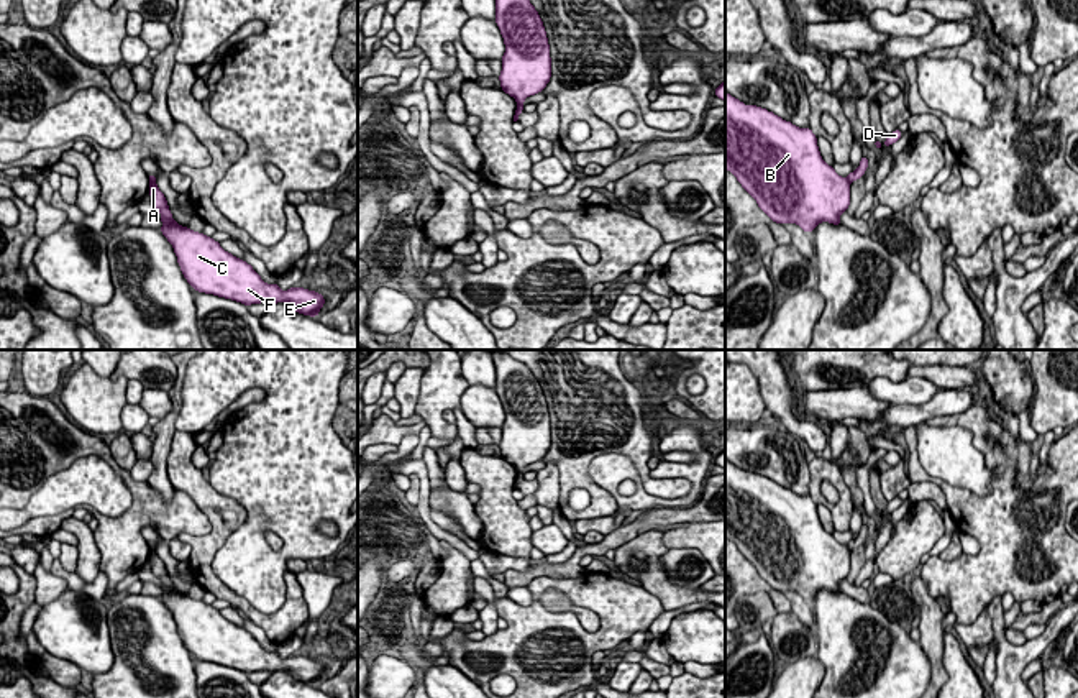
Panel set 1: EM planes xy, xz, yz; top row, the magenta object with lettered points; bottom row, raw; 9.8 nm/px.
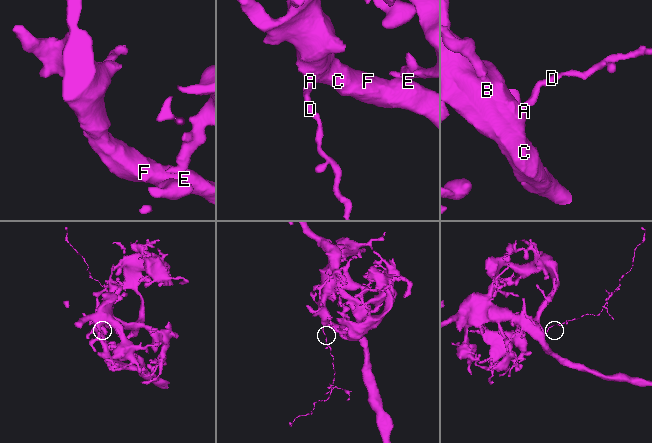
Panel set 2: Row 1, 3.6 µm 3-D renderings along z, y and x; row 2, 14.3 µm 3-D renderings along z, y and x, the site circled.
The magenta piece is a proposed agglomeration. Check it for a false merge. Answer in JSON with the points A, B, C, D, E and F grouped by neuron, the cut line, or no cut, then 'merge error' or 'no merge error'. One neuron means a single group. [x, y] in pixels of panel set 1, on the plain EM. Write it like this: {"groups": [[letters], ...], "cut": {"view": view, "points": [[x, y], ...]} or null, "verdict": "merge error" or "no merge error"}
{"groups": [["A", "B", "C", "E", "F"], ["D"]], "cut": {"view": "yz", "points": [[845, 546], [850, 549]]}, "verdict": "merge error"}

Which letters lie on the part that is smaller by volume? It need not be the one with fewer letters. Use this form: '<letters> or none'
D

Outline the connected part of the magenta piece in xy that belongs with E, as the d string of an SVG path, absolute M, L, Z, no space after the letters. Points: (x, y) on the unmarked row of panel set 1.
M156 549L149 552L148 560L161 581L161 601L172 613L184 645L197 660L231 667L244 673L285 670L299 682L310 685L320 682L325 672L322 662L304 655L281 659L277 650L264 650L251 632L225 619L212 604L179 593Z

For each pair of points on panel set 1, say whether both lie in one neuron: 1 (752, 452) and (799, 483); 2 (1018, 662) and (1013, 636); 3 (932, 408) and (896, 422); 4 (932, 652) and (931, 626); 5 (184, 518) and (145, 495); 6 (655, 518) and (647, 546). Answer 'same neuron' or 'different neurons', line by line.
1: same neuron
2: different neurons
3: same neuron
4: same neuron
5: same neuron
6: different neurons

